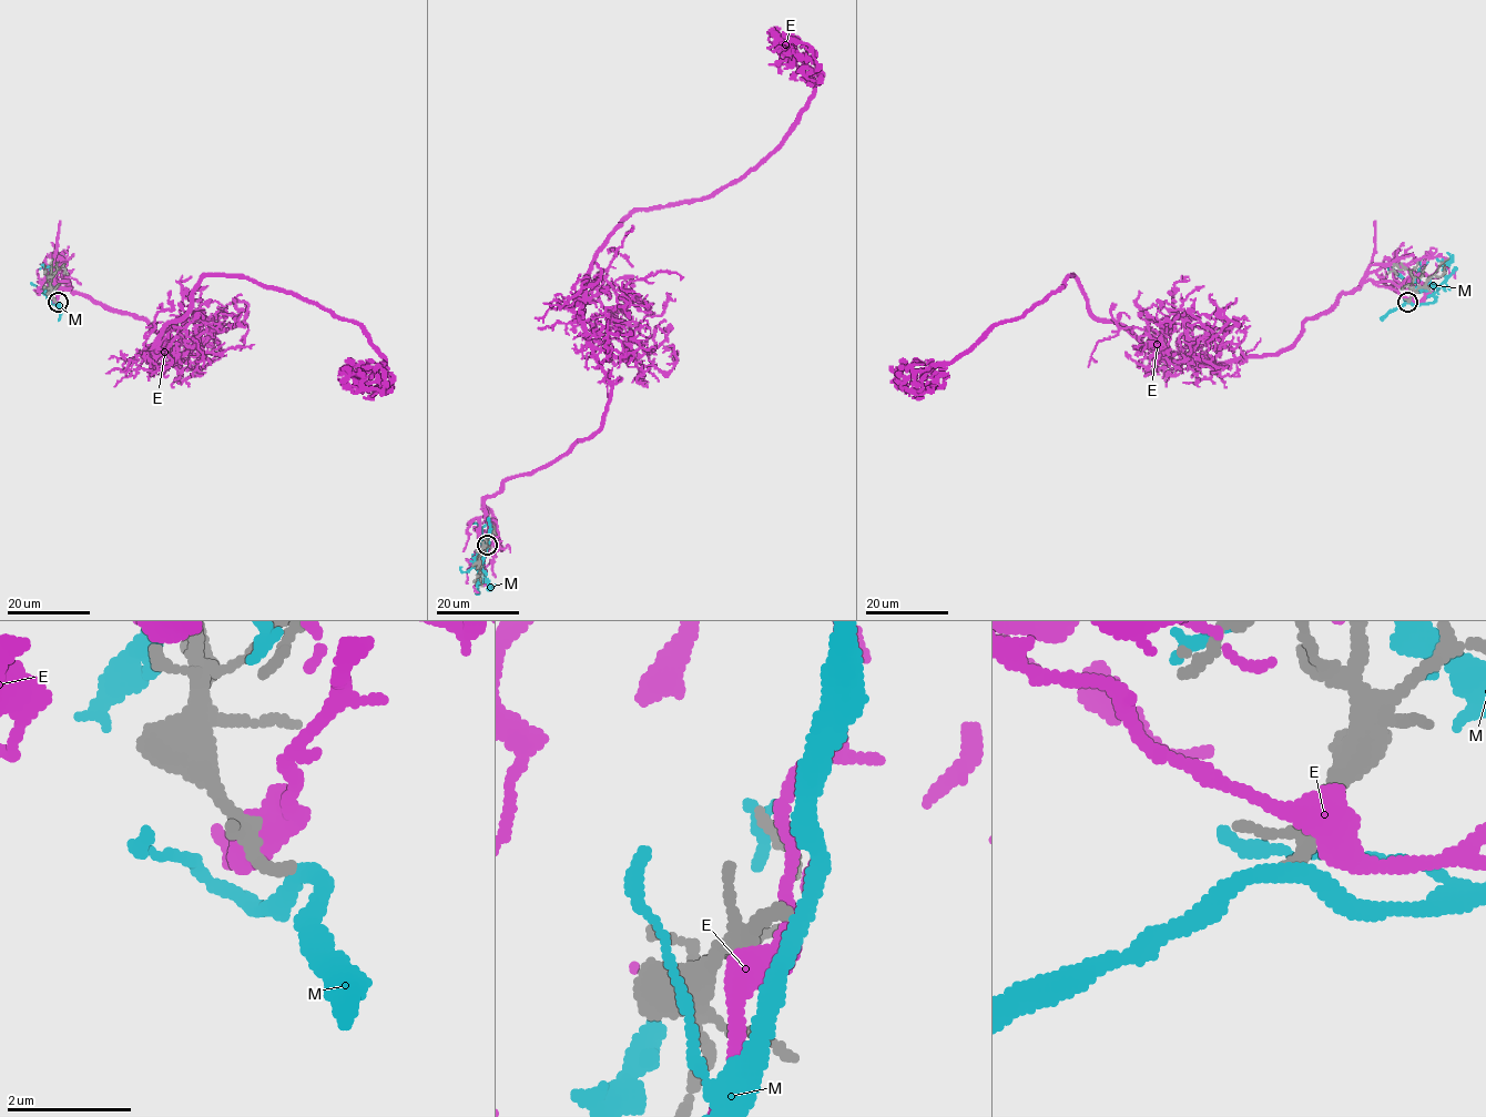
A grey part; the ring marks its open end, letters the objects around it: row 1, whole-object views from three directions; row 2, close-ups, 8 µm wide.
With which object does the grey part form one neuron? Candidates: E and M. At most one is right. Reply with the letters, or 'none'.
none

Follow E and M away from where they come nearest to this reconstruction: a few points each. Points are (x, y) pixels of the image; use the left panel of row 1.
E: (54, 300), (133, 313), (173, 362), (155, 342), (196, 284), (241, 276), (359, 325), (384, 362), (337, 378)
M: (57, 302), (51, 303), (46, 288), (52, 268), (41, 265)

